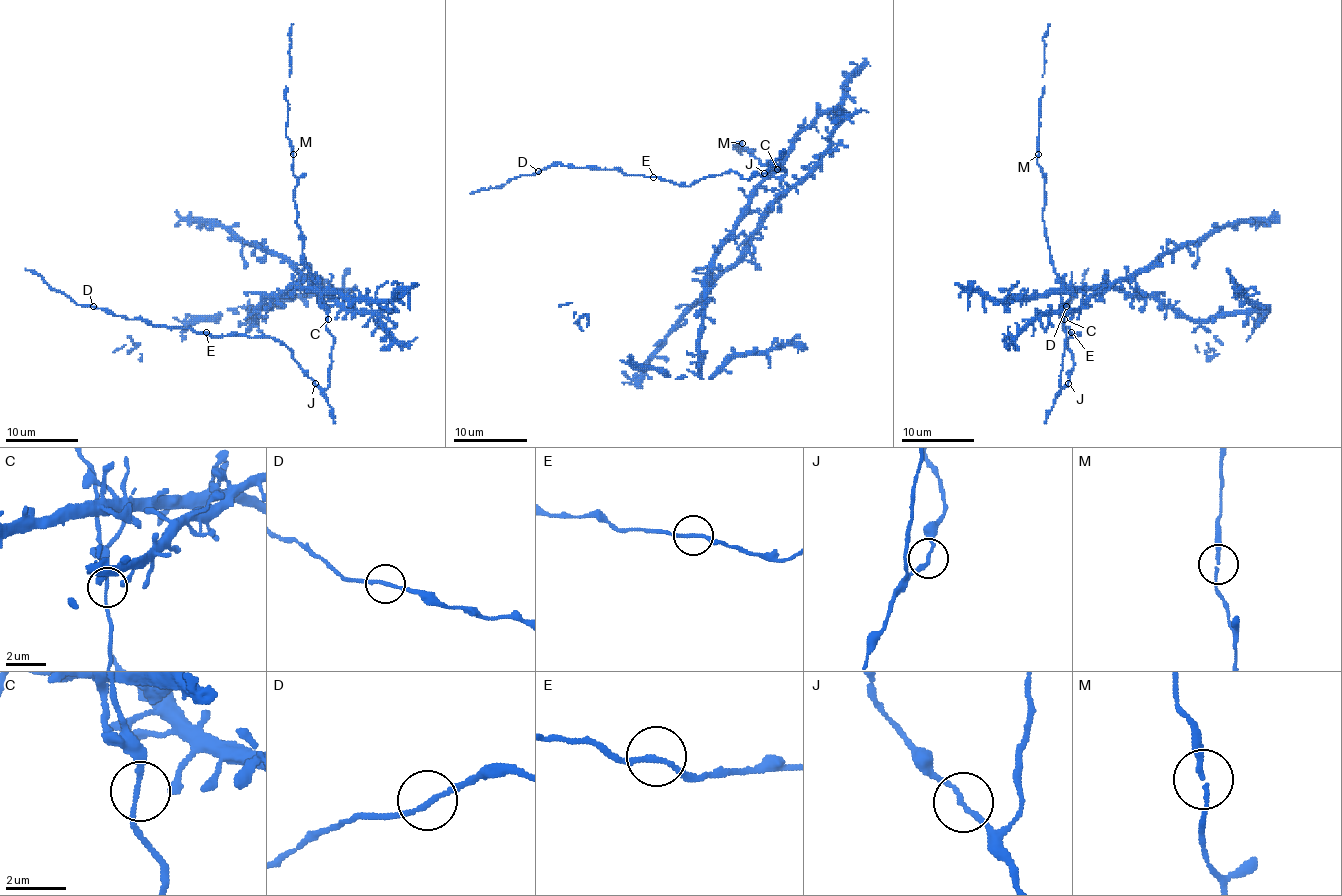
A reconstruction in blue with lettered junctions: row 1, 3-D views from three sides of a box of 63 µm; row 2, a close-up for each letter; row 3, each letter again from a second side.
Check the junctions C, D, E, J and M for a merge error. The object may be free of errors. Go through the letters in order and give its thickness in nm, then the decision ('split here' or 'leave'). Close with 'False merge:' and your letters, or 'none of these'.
C: calibre 150 nm; leave
D: calibre 150 nm; leave
E: calibre 160 nm; leave
J: calibre 160 nm; leave
M: calibre 150 nm; leave
False merge: none of these

